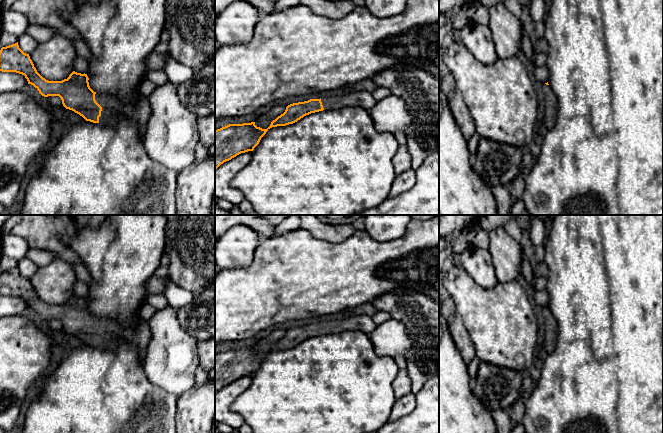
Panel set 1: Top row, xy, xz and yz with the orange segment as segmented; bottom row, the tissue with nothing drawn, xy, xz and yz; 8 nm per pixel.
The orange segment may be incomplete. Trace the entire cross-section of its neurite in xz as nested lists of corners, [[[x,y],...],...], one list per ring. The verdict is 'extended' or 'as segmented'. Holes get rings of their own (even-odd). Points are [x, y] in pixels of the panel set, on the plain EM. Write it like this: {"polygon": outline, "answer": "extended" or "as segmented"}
{"polygon": [[[367,315],[354,316],[343,320],[310,323],[290,328],[283,338],[273,344],[267,353],[255,349],[255,346],[229,348],[215,354],[215,394],[224,386],[241,377],[253,375],[266,356],[277,350],[293,348],[306,339],[319,335],[340,333],[342,331],[361,331],[372,333],[376,324]]], "answer": "extended"}

